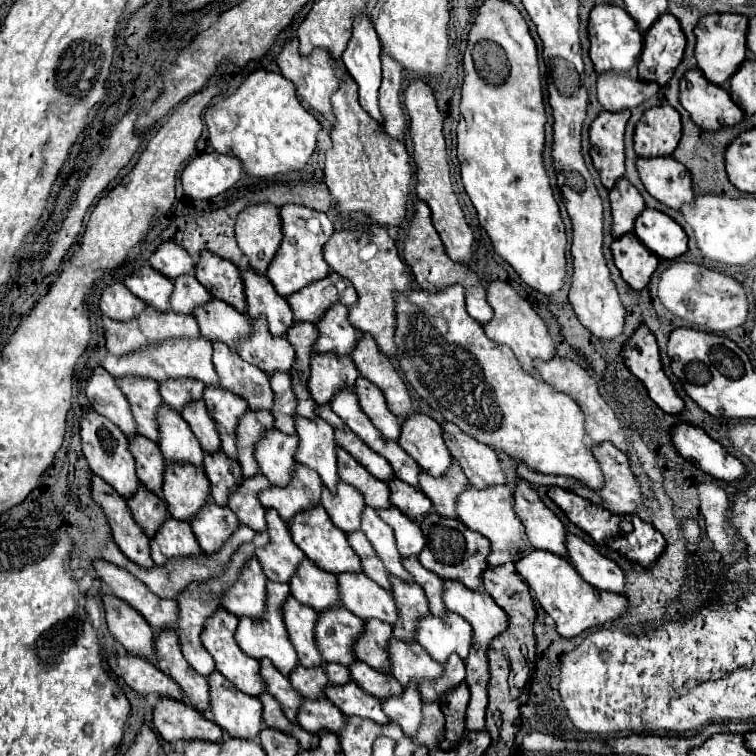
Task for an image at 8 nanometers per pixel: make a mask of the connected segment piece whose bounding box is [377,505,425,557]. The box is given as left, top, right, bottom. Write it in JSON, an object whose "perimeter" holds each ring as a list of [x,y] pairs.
{"perimeter":[[[391,505],[387,509],[377,509],[377,513],[395,531],[397,551],[403,557],[417,555],[423,549],[425,539],[423,539],[423,533],[421,533],[419,525],[415,521],[411,521],[405,513],[399,513],[399,509],[395,505]]]}

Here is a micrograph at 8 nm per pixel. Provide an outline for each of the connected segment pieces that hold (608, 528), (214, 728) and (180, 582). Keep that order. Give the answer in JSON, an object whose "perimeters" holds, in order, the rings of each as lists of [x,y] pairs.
{"perimeters":[[[[553,487],[549,491],[549,497],[569,517],[569,521],[575,523],[579,529],[583,529],[585,533],[589,533],[595,543],[609,545],[611,549],[623,553],[625,557],[629,557],[631,561],[635,561],[639,565],[651,565],[651,561],[655,561],[655,557],[659,557],[659,553],[663,553],[663,545],[665,545],[663,535],[651,523],[639,519],[635,513],[631,513],[631,515],[613,515],[611,511],[603,509],[601,505],[593,505],[591,501],[575,495],[573,491],[561,489],[561,487]]],[[[159,697],[153,709],[153,725],[169,743],[189,739],[205,739],[213,743],[221,741],[219,725],[209,721],[195,707],[171,697]]],[[[239,525],[239,529],[223,543],[223,549],[219,549],[219,553],[215,551],[215,553],[211,553],[211,555],[199,553],[199,555],[195,555],[195,557],[179,557],[179,559],[167,561],[167,565],[163,565],[163,567],[155,565],[155,567],[151,567],[151,569],[143,569],[141,565],[137,565],[137,563],[133,563],[131,559],[127,559],[111,539],[105,543],[105,547],[103,547],[103,551],[101,551],[101,557],[107,559],[109,563],[115,563],[115,565],[125,567],[127,571],[131,571],[131,573],[133,573],[137,579],[141,579],[155,595],[167,597],[167,599],[177,599],[177,595],[179,595],[189,583],[193,583],[193,581],[207,581],[209,577],[221,575],[223,569],[225,569],[225,565],[227,565],[227,561],[229,561],[229,557],[231,557],[231,553],[233,553],[239,545],[251,541],[253,535],[255,535],[253,529],[249,529],[247,525]]]]}

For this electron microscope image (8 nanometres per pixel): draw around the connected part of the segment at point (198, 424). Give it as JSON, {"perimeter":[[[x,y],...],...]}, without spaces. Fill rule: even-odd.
{"perimeter":[[[189,401],[183,411],[181,411],[183,419],[187,421],[187,425],[191,427],[193,435],[199,439],[199,443],[203,445],[203,449],[207,453],[215,453],[221,449],[219,445],[219,435],[215,431],[215,423],[211,421],[211,415],[207,413],[203,401]]]}

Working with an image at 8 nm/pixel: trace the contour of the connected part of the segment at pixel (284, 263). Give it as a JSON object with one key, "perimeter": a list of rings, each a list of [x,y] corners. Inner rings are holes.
{"perimeter":[[[287,203],[281,207],[281,225],[283,225],[283,241],[281,241],[279,251],[275,253],[275,257],[269,263],[267,277],[271,279],[275,291],[279,295],[287,297],[287,295],[303,289],[311,281],[327,277],[329,265],[325,263],[321,249],[327,243],[327,239],[331,237],[331,231],[335,231],[335,225],[331,223],[331,219],[325,213],[303,207],[303,205],[295,205],[295,203]],[[311,219],[315,219],[317,223],[309,223]]]}

